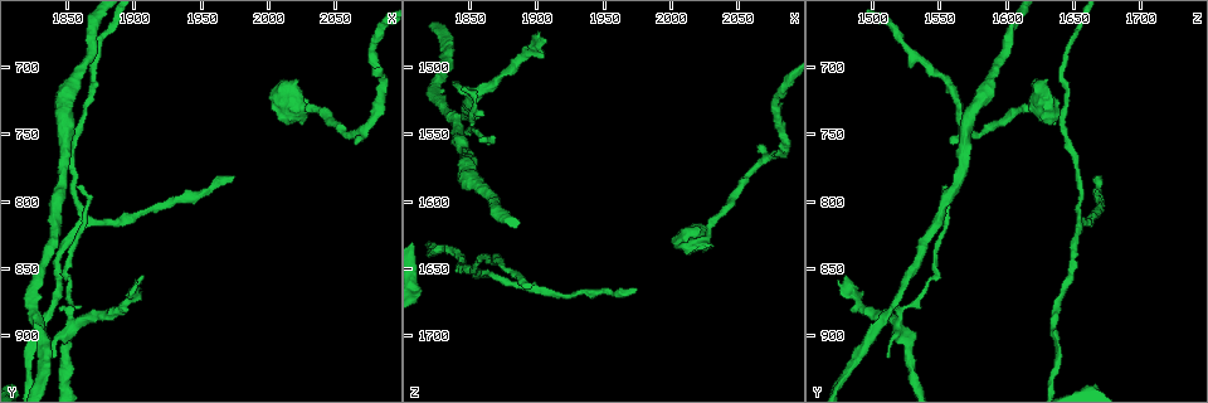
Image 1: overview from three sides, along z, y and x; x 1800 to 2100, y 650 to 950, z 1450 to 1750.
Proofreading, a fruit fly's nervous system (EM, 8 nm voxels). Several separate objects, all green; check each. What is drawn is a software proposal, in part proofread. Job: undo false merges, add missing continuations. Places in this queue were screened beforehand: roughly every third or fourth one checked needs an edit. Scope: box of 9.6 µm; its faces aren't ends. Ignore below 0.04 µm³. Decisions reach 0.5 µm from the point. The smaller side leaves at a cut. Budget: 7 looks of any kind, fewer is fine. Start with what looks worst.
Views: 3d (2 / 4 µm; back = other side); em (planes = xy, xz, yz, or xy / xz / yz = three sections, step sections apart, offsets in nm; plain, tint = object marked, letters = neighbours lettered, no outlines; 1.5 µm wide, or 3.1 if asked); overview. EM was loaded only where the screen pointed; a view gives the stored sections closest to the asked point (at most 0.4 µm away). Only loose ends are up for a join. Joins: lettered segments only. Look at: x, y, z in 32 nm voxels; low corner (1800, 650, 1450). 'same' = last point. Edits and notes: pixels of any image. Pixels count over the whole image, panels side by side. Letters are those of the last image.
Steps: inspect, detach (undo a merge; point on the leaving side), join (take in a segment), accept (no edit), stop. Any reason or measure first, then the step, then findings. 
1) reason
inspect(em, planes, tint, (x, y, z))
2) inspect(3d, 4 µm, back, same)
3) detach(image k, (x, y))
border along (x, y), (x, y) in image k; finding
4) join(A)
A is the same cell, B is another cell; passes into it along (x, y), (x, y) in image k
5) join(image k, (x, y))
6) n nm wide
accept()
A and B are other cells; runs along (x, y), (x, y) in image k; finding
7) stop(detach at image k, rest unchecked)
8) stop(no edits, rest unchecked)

an open end
inspect(em, planes, letters, (1906, 858, 1480))

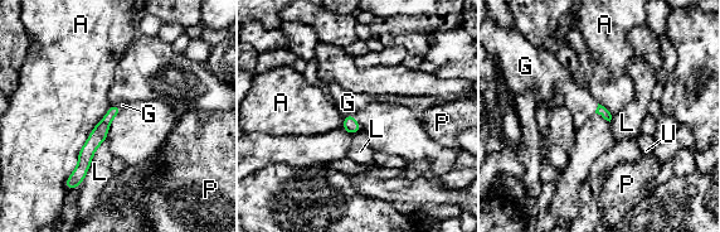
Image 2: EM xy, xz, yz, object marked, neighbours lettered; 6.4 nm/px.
A touches over 600 nm
join(G)
G is the same cell, A, L, P and U are other cells; the neuron continues

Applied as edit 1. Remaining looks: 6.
see it whole again
inspect(overview)

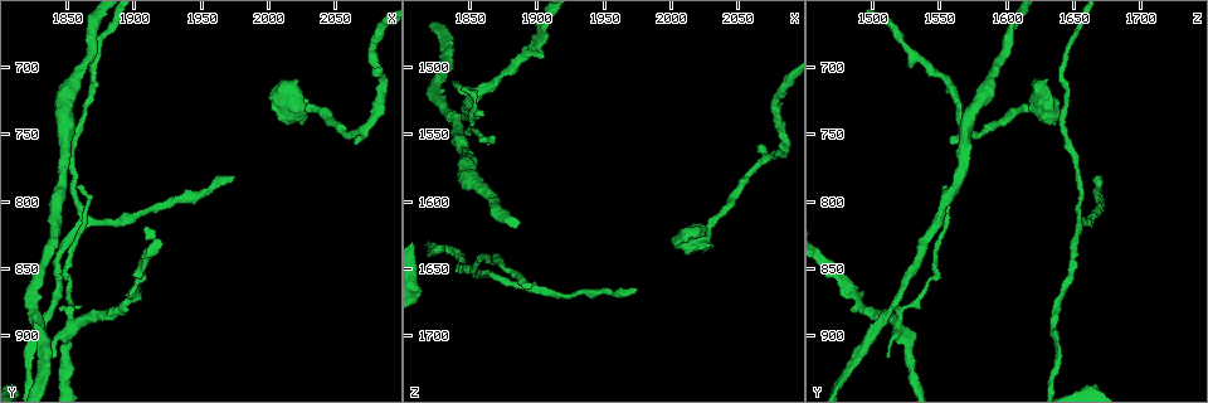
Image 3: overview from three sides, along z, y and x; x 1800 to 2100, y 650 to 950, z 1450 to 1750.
end of a long branch
inspect(3d, 2 µm, (1972, 782, 1666))

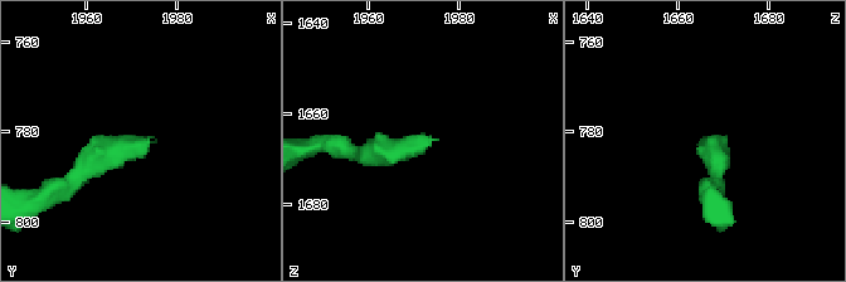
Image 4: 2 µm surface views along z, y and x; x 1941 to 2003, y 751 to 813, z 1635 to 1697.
need the tissue
inspect(em, planes, letters, (1974, 781, 1665))

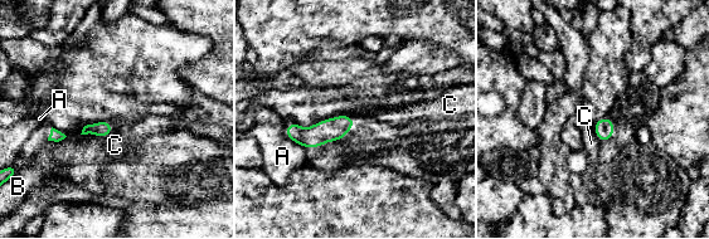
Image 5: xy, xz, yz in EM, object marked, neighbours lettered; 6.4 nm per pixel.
A touches over 200 nm
accept()
A, B and C are other cells; none of them fits

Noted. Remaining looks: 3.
three-way junction
inspect(em, planes, tint, (1864, 816, 1656))

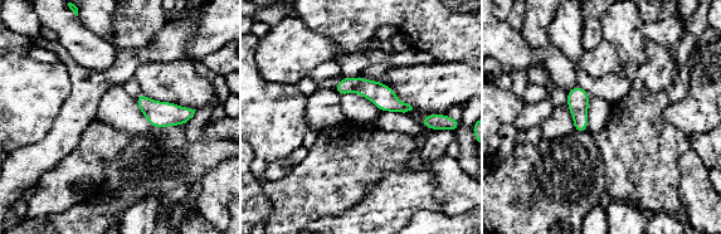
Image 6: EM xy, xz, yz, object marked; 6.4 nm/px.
inspect(em, planes, letters, same)

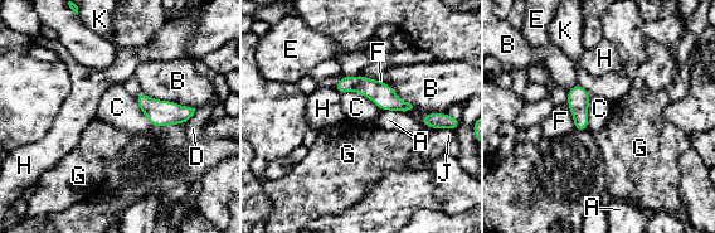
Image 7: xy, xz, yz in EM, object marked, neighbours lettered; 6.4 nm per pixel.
accept()
A, B, C, D, E, F, G, H, J and K are other cells; border along (341, 93), (360, 92), (383, 110) in image 7; all the same neuron

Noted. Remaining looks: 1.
stop(join at image 2, rest unchecked)

